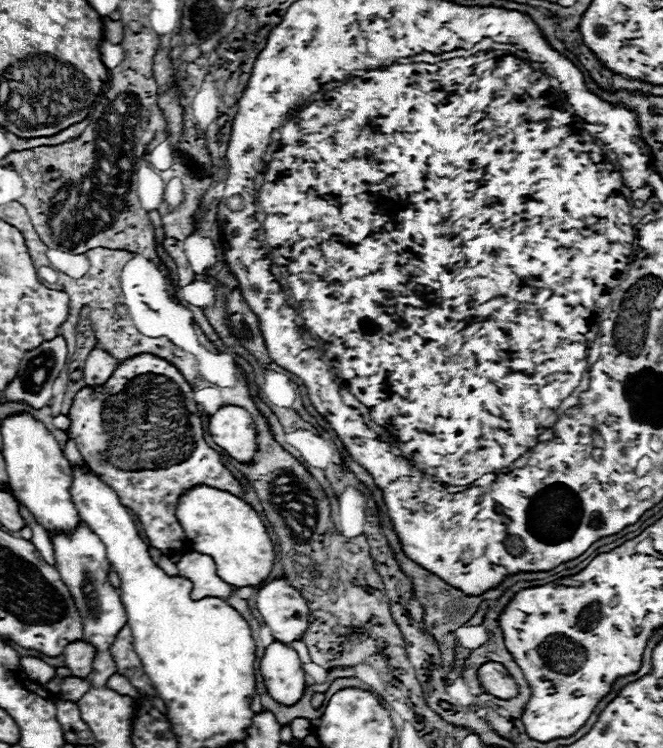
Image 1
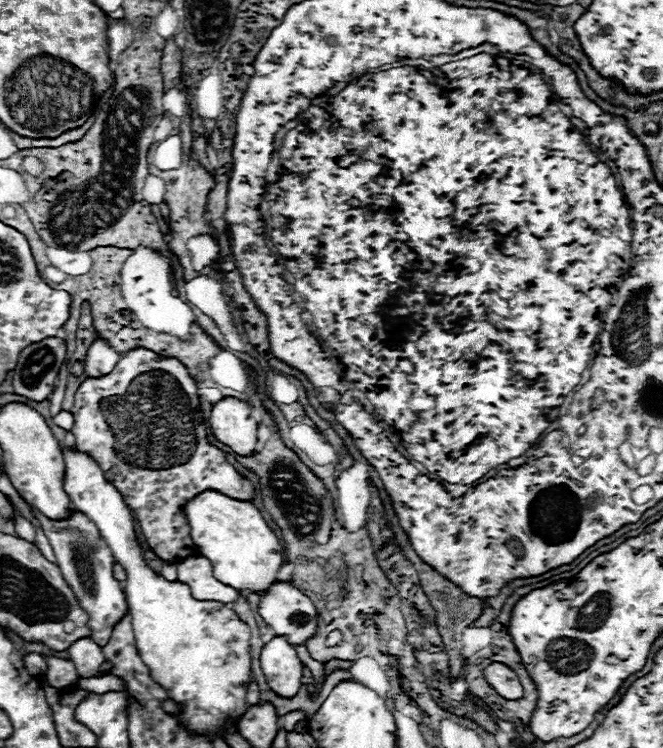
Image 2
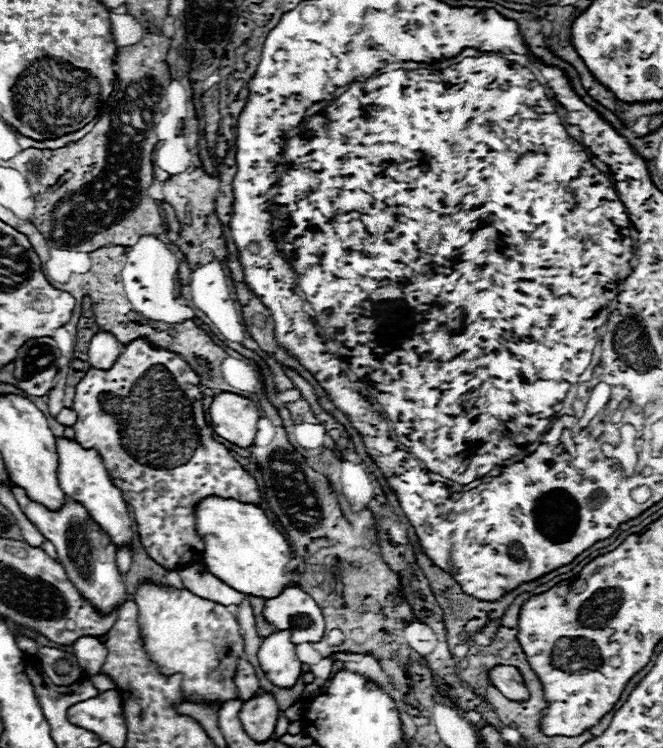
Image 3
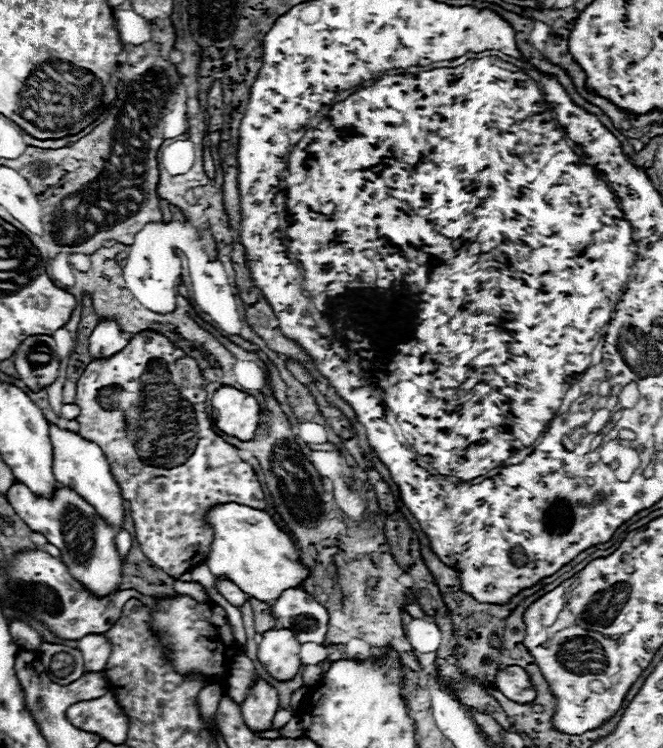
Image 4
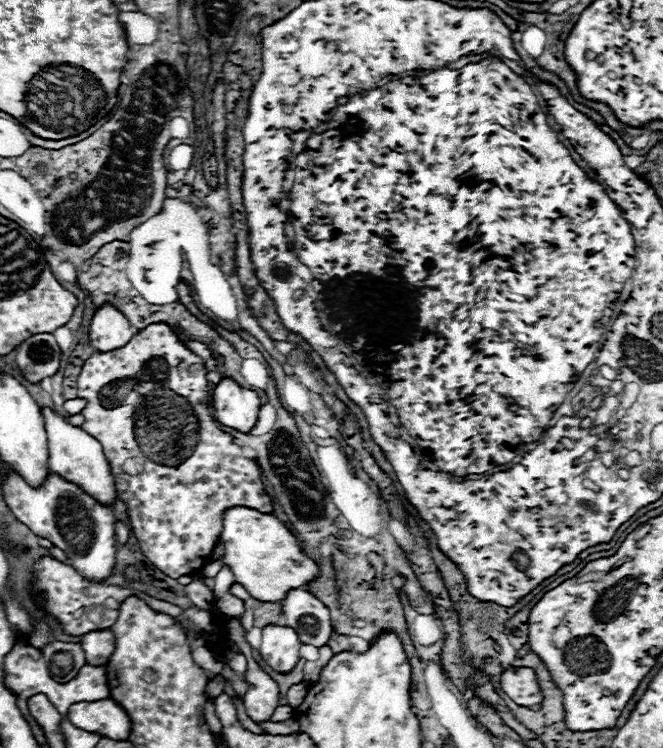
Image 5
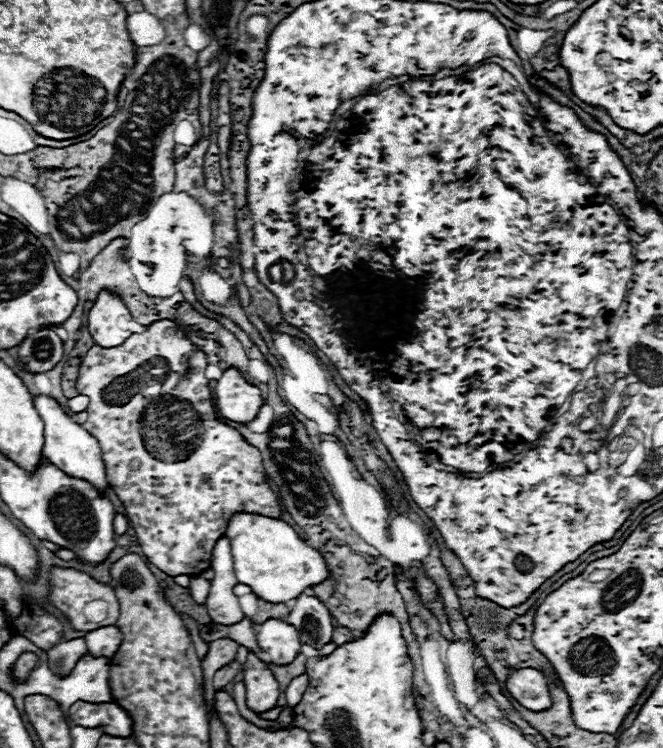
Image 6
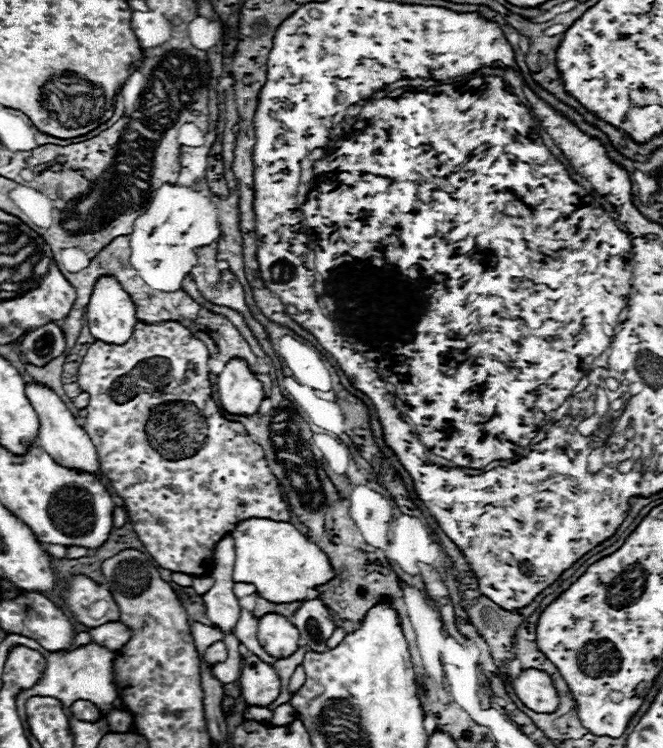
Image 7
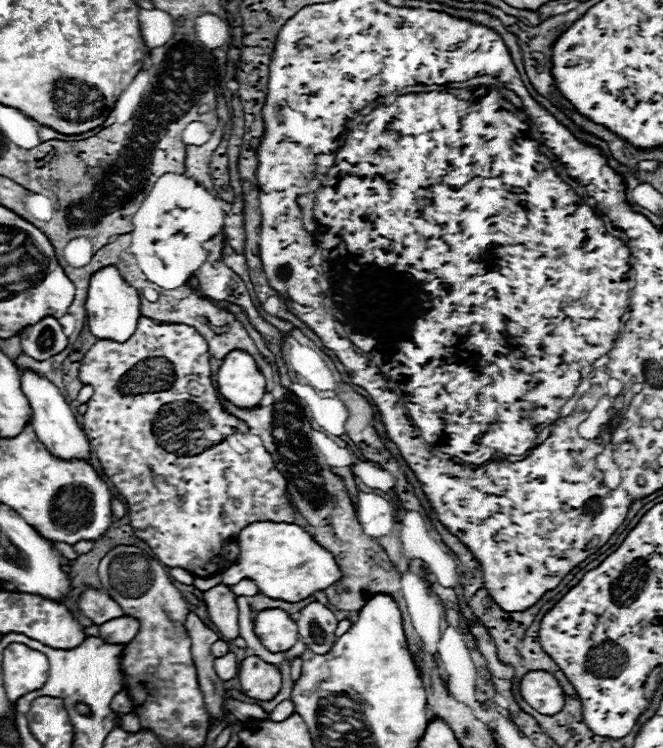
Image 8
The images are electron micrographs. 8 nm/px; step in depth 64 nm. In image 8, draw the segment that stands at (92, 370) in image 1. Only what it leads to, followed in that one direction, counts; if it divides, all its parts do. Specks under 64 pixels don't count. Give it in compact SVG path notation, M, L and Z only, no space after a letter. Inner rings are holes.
M104 266L90 276L86 314L88 314L88 328L96 338L124 342L136 330L136 324L140 318L140 294L120 276L116 266Z

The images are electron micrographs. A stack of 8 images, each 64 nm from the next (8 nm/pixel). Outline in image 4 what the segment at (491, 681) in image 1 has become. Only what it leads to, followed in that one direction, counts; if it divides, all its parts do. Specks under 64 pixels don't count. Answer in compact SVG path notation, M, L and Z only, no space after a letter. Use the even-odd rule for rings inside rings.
M506 666L496 674L496 688L518 704L530 704L536 700L534 684L528 676L528 672L520 666Z

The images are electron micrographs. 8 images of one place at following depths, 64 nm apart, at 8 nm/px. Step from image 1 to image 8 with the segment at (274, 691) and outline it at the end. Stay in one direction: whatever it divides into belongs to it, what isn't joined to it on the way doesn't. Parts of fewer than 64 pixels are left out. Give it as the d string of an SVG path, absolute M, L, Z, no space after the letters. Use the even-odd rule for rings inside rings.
M266 608L256 612L254 632L270 652L284 652L298 640L296 622L280 608Z

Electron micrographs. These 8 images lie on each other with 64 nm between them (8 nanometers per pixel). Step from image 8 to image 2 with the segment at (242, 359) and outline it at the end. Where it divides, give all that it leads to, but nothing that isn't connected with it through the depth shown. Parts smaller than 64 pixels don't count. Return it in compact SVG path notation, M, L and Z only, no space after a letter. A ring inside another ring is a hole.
M232 396L222 398L212 406L208 422L212 434L236 454L248 456L256 448L258 422L252 420L252 406L248 402Z

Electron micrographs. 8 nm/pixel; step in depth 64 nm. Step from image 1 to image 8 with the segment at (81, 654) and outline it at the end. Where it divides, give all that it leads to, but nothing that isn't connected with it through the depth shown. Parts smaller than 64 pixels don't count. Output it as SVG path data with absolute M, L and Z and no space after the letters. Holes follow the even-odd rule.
M120 616L100 626L102 638L112 644L128 644L140 630L140 622L132 616Z

